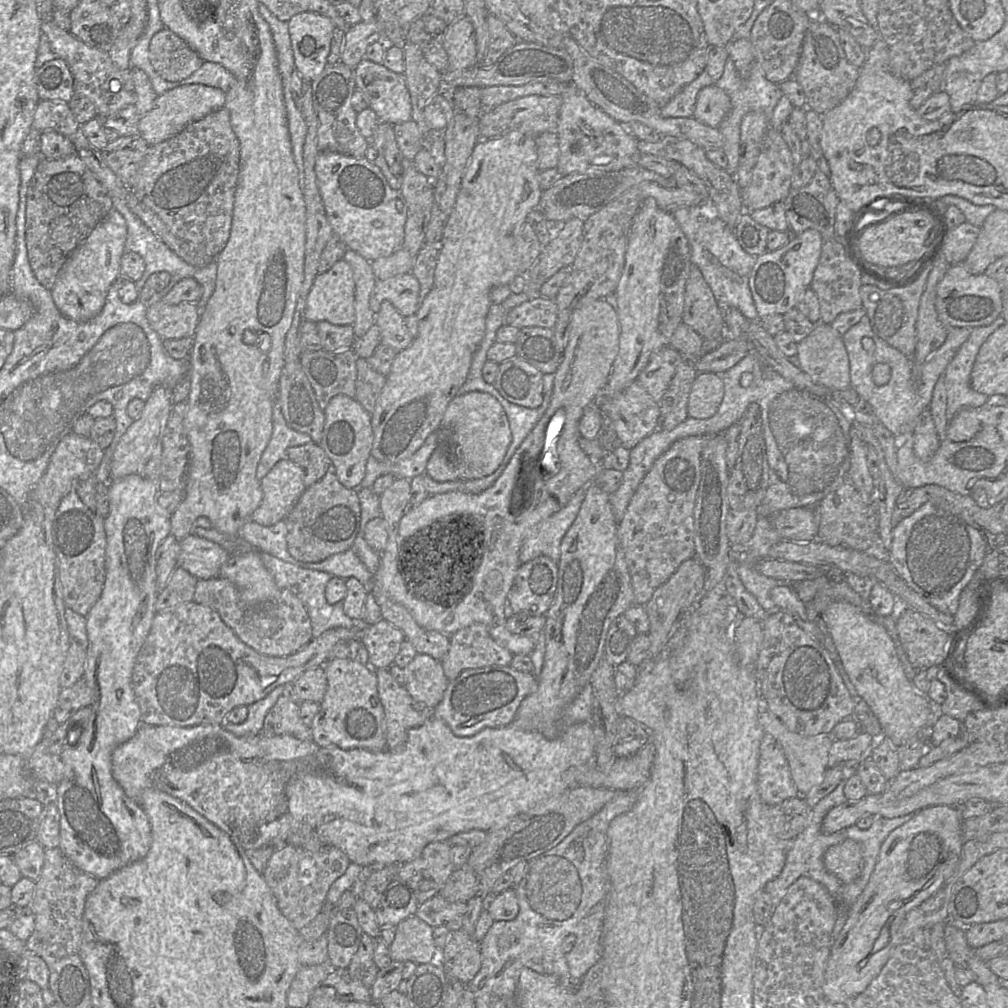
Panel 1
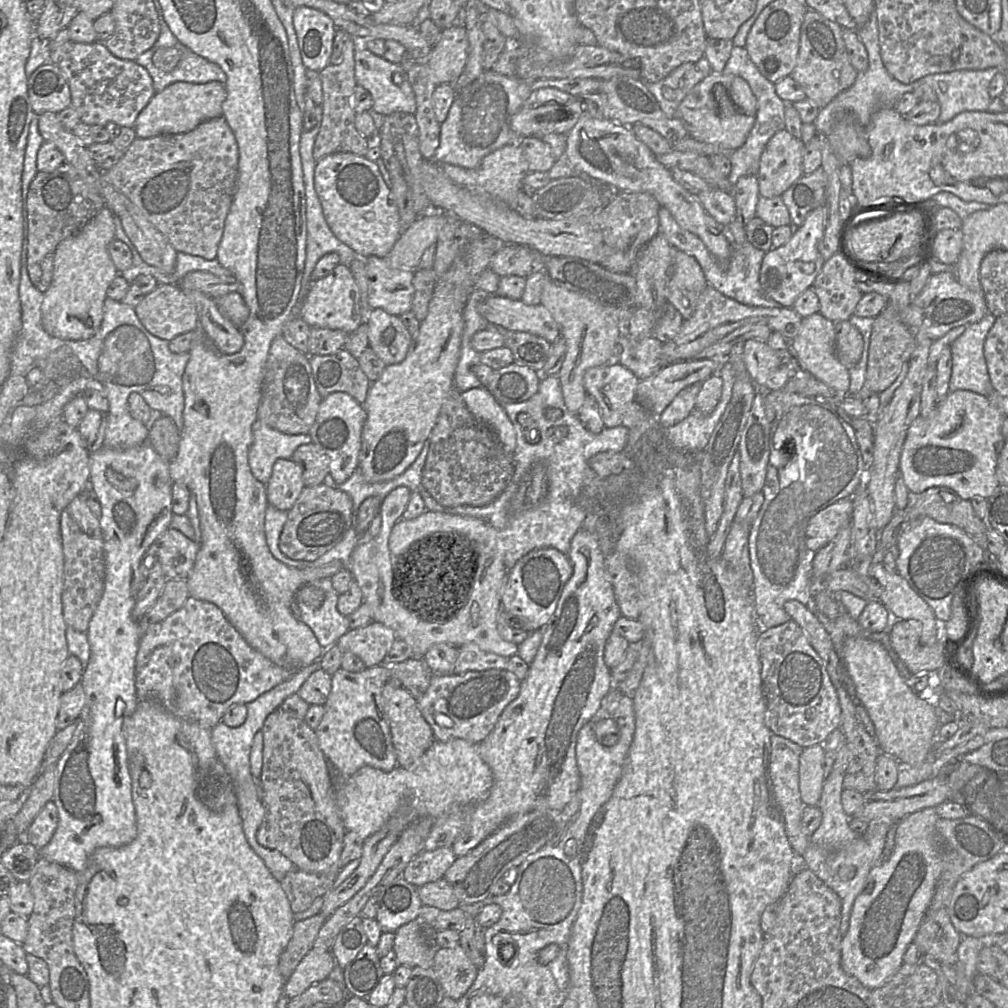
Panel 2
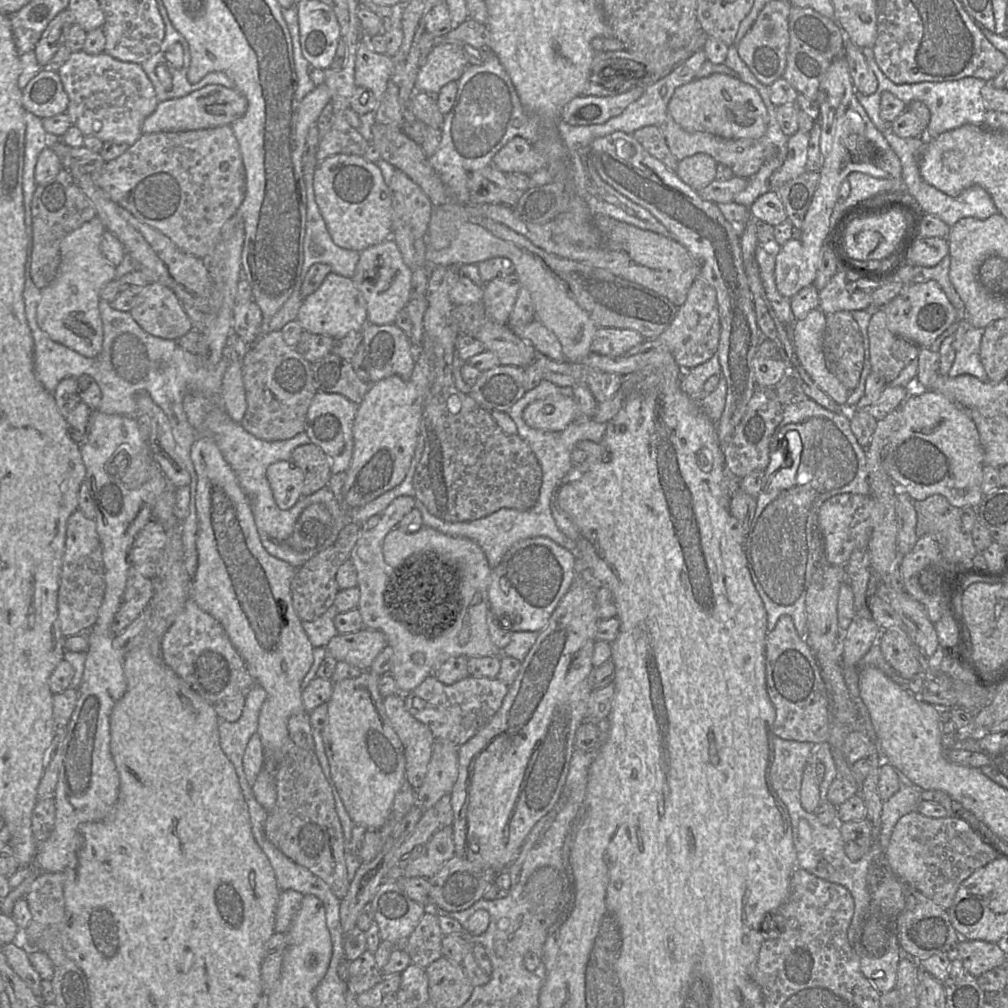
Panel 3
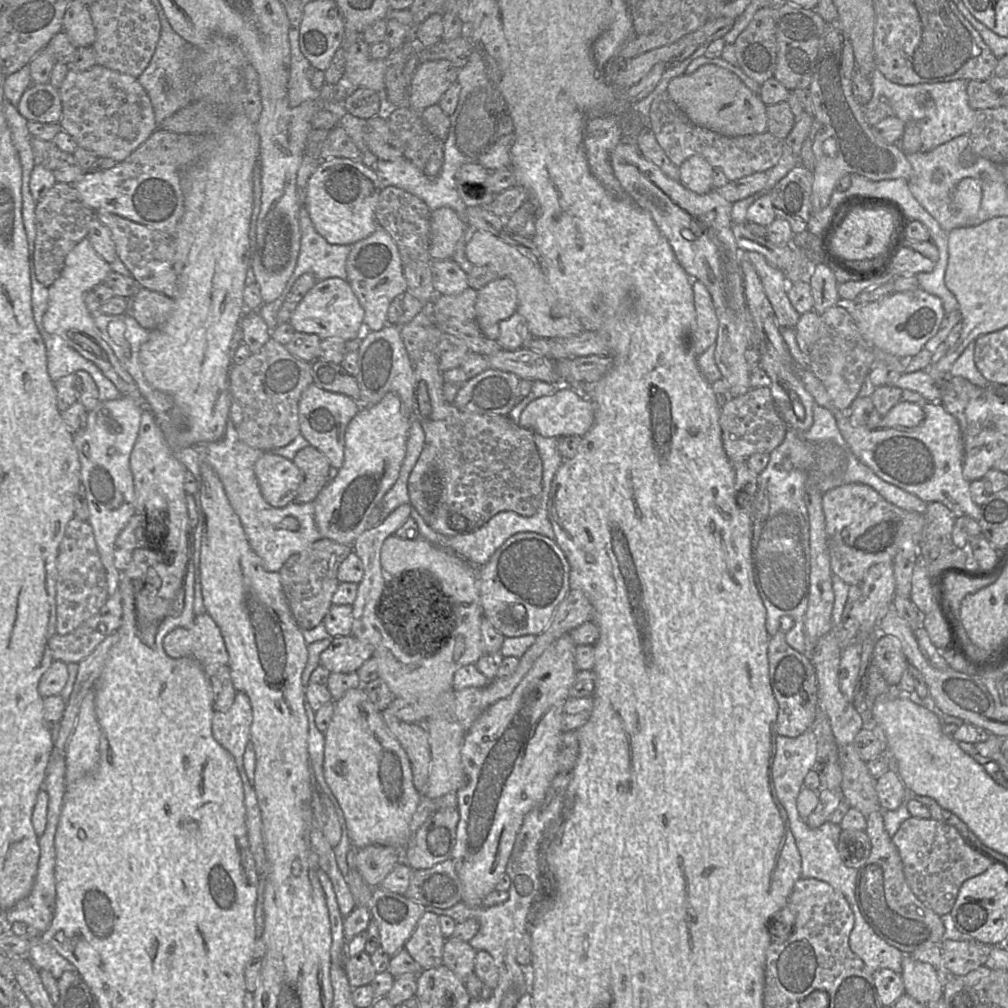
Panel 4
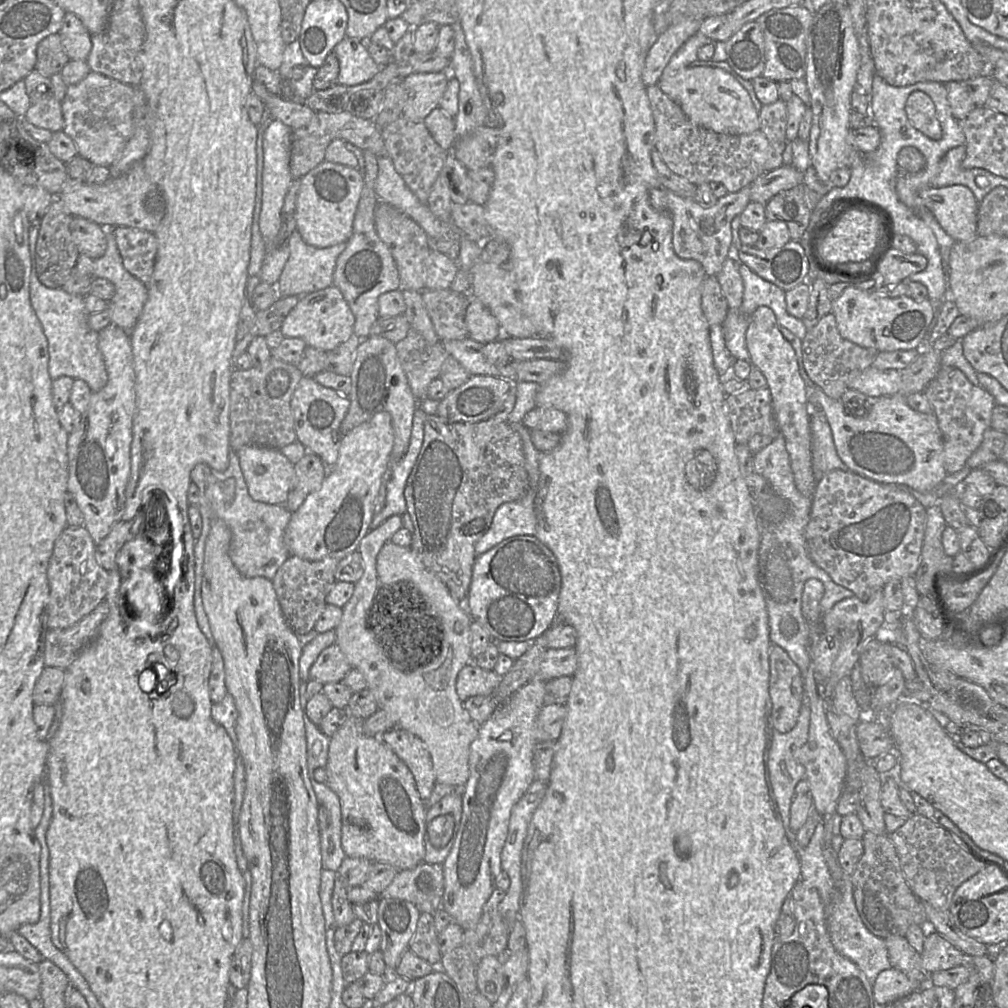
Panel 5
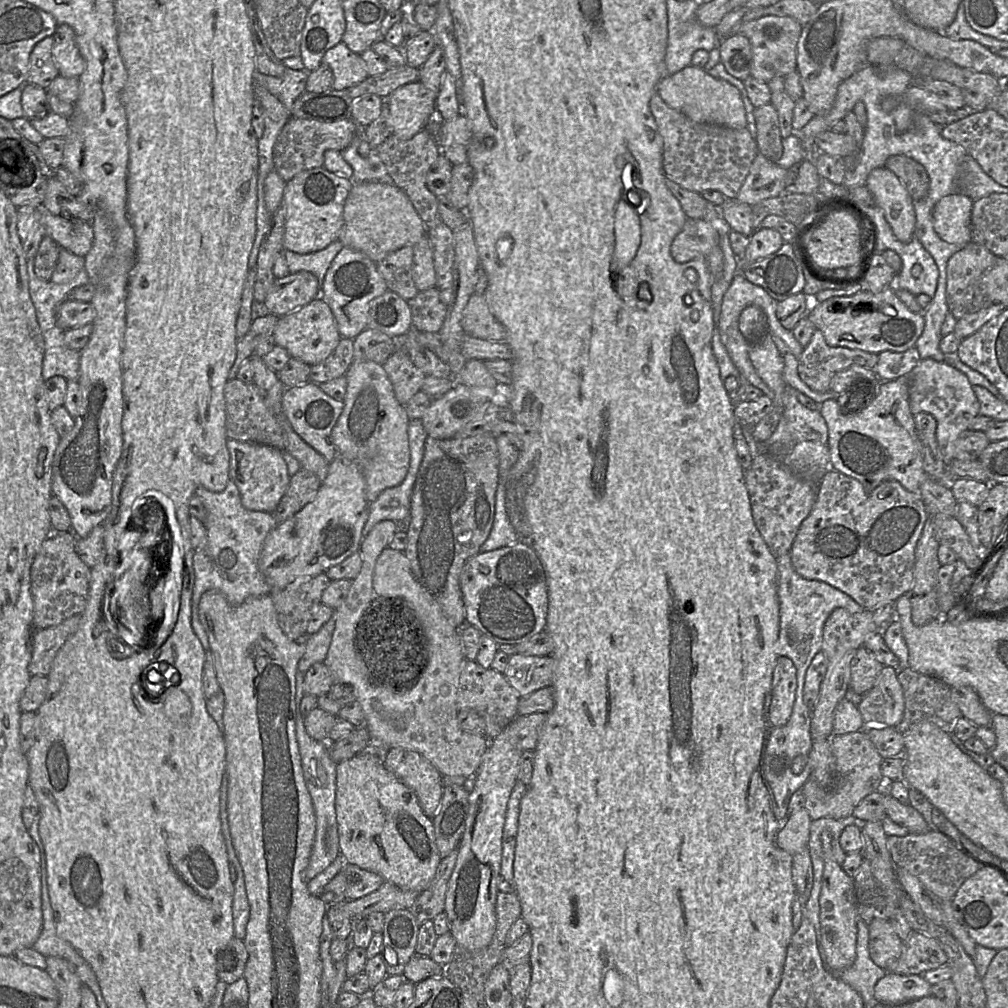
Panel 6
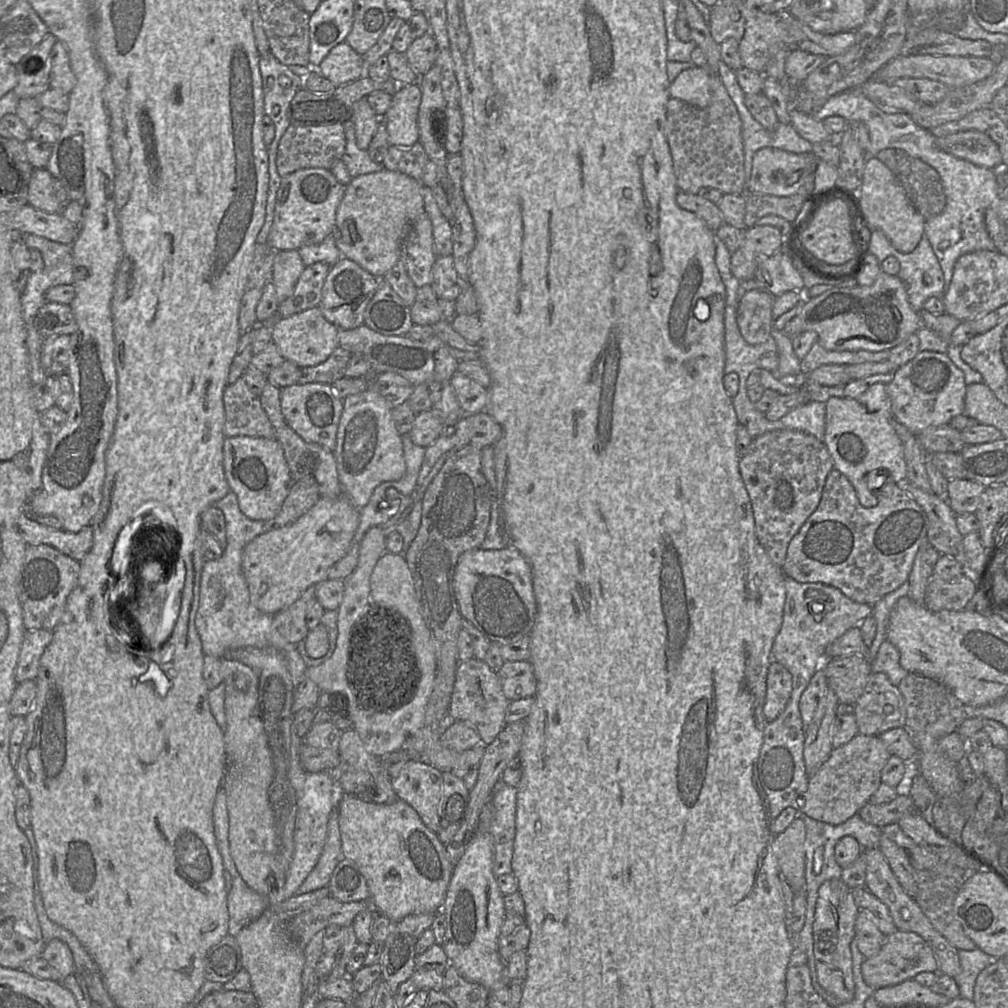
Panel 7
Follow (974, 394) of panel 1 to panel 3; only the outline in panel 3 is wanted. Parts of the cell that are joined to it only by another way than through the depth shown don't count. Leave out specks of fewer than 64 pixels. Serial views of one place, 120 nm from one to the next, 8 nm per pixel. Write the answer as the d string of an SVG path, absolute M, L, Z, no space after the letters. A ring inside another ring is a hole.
M962 319L958 321L959 328L954 334L955 339L955 359L948 373L950 377L956 377L959 375L972 375L981 381L988 381L988 375L980 359L980 347L981 339L985 328L976 328L970 324L967 319Z

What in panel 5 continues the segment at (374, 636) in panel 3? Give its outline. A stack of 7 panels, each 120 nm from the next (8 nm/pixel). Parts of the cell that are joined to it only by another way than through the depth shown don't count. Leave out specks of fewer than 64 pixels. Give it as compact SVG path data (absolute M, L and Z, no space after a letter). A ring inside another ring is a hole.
M334 643L324 649L309 670L310 680L321 684L341 682L345 675L352 669L345 655Z

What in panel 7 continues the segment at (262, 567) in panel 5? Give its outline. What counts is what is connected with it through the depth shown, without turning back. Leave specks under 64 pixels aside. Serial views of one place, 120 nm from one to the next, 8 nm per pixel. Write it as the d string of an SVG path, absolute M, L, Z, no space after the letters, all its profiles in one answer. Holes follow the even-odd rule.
M233 491L214 505L222 511L226 524L226 547L217 560L206 560L200 580L199 606L195 627L202 642L204 655L223 658L229 651L239 648L270 648L280 652L287 663L294 690L305 677L306 665L296 645L283 638L273 623L273 615L264 614L251 602L247 582L242 570L242 555L246 545L264 533L264 522L251 520L240 510Z

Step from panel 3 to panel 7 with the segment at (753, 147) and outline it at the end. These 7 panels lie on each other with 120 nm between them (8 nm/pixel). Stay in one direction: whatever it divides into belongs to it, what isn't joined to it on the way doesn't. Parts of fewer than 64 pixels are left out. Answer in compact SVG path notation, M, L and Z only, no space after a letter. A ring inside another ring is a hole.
M710 75L709 86L711 101L706 108L697 108L672 97L666 105L665 134L670 148L677 186L679 190L689 194L698 194L701 188L715 188L723 194L739 195L743 193L745 182L741 119L718 75Z

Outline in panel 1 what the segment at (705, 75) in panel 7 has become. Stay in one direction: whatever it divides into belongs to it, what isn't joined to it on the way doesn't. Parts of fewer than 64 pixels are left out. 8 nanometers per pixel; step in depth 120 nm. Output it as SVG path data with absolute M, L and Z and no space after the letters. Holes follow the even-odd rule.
M711 84L699 91L693 117L708 126L718 128L730 110L731 99L728 94Z

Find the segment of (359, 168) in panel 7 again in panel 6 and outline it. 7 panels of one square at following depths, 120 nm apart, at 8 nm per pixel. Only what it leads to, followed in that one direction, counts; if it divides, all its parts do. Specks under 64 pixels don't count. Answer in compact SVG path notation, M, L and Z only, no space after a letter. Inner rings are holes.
M360 133L352 140L352 142L343 150L342 155L345 161L352 167L354 182L382 182L393 184L393 180L389 175L385 164L376 151L370 152L363 157L358 152L361 140Z

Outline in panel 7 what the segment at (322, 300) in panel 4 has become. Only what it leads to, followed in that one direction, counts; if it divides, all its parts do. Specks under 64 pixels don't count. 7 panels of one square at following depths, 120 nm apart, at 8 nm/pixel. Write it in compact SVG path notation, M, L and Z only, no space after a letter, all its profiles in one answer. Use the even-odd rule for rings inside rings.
M314 307L278 321L272 328L272 342L286 361L293 362L302 369L328 359L338 347L338 329L323 317L319 307Z

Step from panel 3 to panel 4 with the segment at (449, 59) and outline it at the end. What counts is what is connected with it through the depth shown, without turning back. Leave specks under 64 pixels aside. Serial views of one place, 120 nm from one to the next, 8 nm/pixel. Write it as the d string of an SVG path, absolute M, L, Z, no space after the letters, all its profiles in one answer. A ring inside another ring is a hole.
M444 59L420 63L412 77L409 107L421 113L425 108L438 104L450 85L456 82L458 70Z

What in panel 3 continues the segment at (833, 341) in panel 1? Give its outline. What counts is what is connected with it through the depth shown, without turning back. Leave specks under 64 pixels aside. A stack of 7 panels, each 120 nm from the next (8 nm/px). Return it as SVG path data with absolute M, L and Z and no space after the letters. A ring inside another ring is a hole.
M819 308L811 310L793 324L793 346L802 367L819 388L839 405L844 406L848 389L826 367L822 349L826 314Z

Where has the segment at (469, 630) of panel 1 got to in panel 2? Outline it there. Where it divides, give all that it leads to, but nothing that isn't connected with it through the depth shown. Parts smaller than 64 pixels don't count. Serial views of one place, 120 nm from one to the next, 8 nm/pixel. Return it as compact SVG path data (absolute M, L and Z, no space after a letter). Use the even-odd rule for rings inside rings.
M475 643L459 647L459 655L452 674L489 669L506 669L508 658L481 650Z

